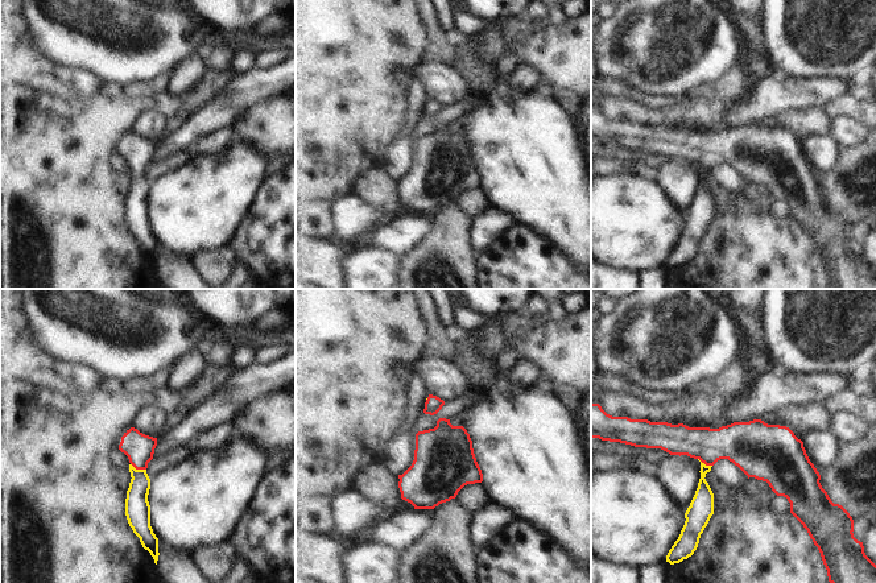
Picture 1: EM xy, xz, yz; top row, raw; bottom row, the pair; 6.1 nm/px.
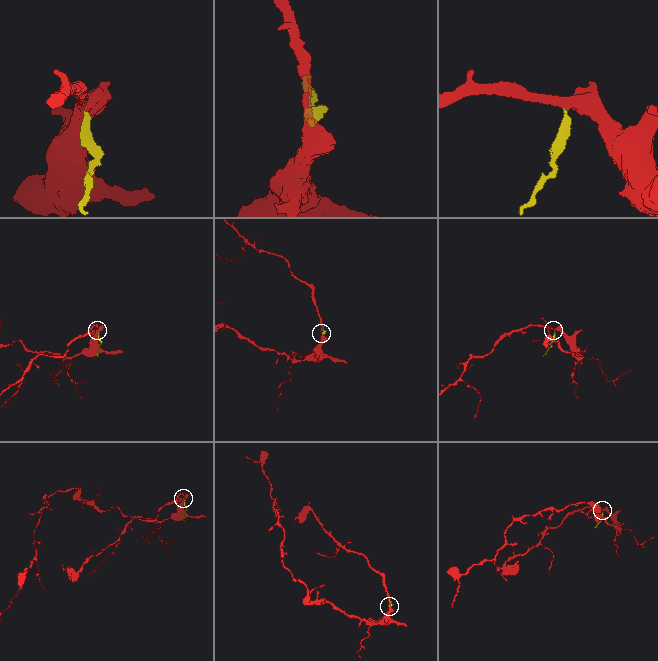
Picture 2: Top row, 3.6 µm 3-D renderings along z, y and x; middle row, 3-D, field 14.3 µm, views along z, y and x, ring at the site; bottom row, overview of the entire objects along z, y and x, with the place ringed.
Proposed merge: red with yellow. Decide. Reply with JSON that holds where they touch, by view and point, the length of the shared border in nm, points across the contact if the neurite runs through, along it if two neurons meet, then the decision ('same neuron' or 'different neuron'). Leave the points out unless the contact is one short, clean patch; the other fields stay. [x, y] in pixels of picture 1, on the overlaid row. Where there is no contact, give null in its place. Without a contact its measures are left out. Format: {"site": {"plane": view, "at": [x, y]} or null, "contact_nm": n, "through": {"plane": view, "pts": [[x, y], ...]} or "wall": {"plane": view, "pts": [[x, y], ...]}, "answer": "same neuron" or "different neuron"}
{"site": {"plane": "xy", "at": [139, 468]}, "contact_nm": 100, "through": {"plane": "xy", "pts": [[139, 447], [139, 468], [137, 509]]}, "answer": "same neuron"}

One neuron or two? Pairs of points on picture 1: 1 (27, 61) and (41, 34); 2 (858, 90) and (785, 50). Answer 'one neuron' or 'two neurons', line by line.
1: two neurons
2: two neurons

